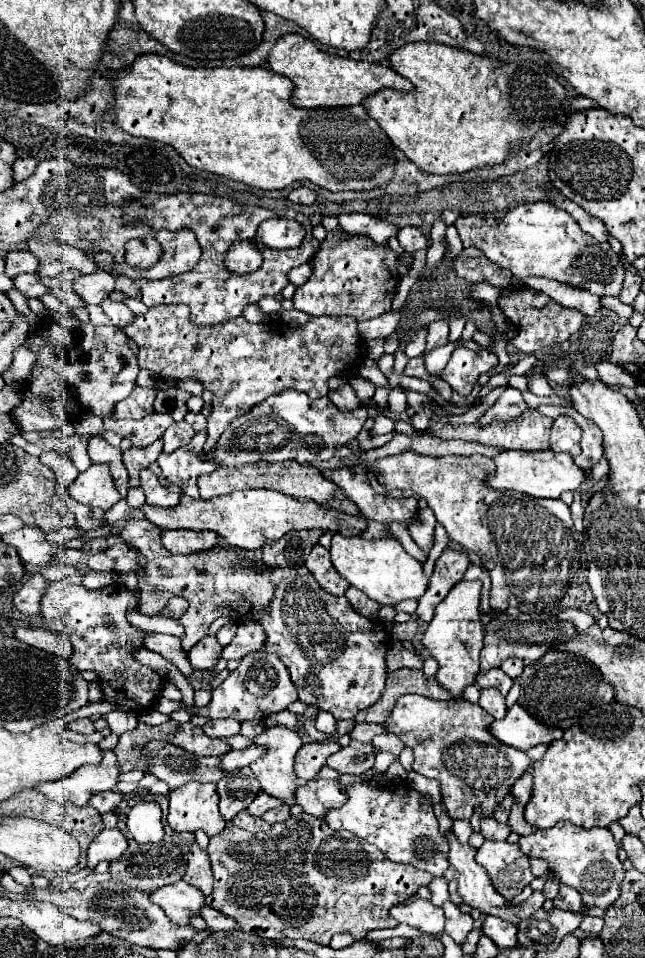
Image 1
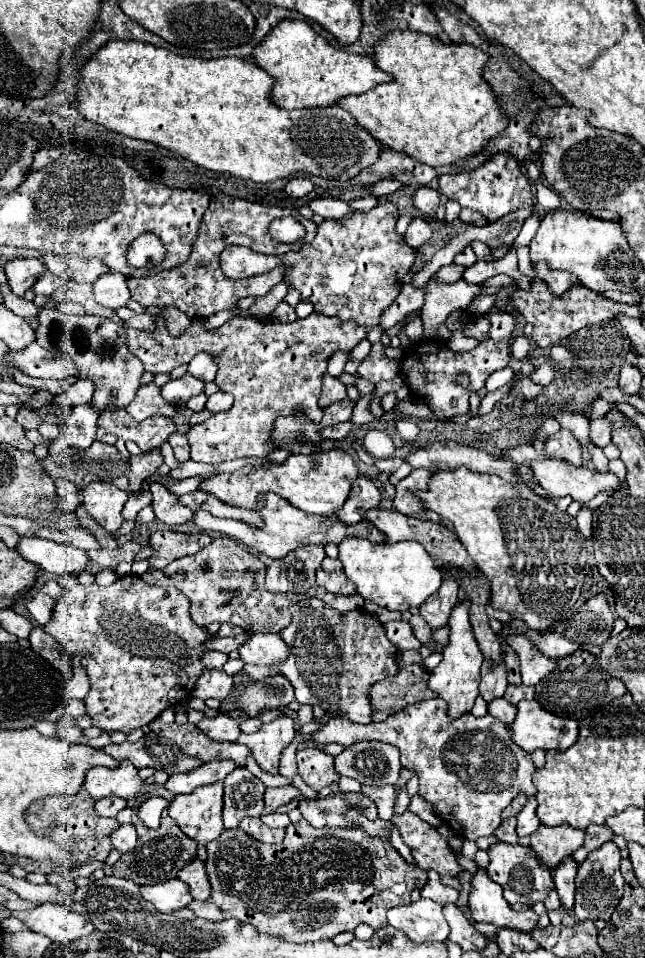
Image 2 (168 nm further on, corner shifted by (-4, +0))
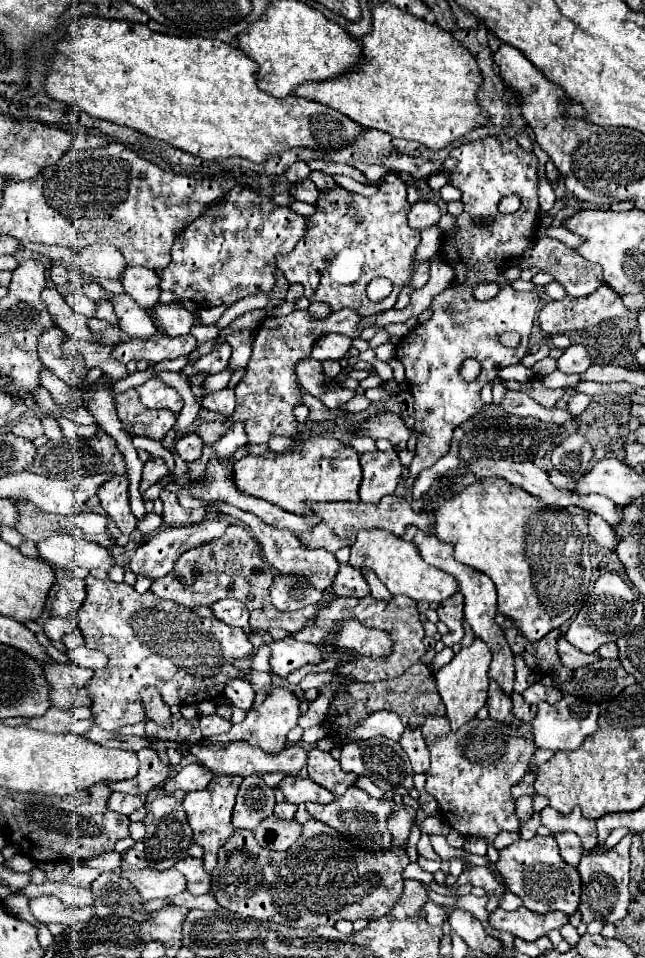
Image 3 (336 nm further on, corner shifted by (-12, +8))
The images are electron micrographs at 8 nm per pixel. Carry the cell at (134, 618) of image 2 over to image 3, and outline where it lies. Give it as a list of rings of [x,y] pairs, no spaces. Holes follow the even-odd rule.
[[[92,575],[86,577],[88,585],[88,599],[80,611],[74,613],[80,629],[86,637],[86,647],[98,649],[108,655],[108,665],[102,669],[102,675],[94,675],[88,681],[88,691],[92,697],[92,713],[94,723],[106,731],[116,731],[124,725],[134,725],[146,719],[144,705],[138,699],[138,689],[144,685],[154,685],[160,689],[162,699],[166,705],[192,705],[206,699],[216,699],[224,693],[224,685],[228,679],[246,679],[244,671],[234,665],[236,659],[250,661],[252,643],[248,635],[238,629],[222,623],[220,619],[202,619],[192,609],[176,605],[172,601],[158,599],[152,591],[144,595],[136,593],[134,587],[126,583],[112,583],[110,579],[94,579]]]

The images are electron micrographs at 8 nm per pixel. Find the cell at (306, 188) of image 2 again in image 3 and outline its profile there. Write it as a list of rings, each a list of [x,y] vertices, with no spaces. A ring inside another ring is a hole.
[[[304,161],[292,163],[292,167],[288,167],[288,171],[286,171],[286,177],[288,177],[288,181],[292,181],[292,183],[296,183],[296,181],[306,181],[308,175],[310,175],[310,167],[308,167]]]

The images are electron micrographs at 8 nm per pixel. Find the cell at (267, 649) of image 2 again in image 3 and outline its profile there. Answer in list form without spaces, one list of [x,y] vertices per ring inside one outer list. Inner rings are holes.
[[[286,637],[282,641],[270,643],[270,667],[272,673],[280,677],[288,677],[292,671],[304,665],[316,665],[324,661],[324,645],[300,643],[294,637]]]

